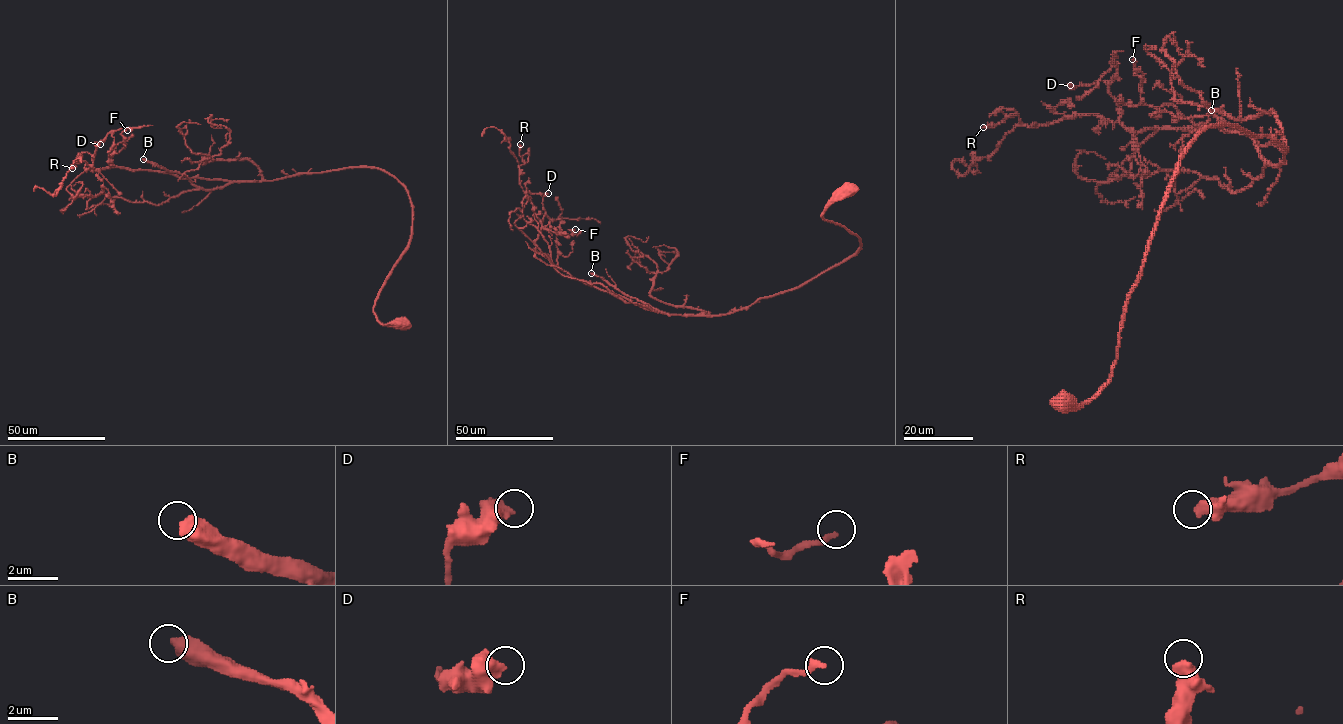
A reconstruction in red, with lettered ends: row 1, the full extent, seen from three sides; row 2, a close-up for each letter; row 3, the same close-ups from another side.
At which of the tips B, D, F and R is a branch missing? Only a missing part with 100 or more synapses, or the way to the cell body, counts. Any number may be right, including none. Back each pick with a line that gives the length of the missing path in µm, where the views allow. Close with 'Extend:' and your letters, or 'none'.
B: Missing length about 100 µm
Extend: B

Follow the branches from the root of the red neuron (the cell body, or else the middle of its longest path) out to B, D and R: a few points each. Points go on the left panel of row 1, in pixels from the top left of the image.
B: (397, 325), (373, 311), (412, 231), (410, 198), (392, 176), (347, 167), (273, 180), (182, 178), (143, 159)
D: (397, 325), (383, 324), (373, 308), (408, 243), (412, 206), (385, 172), (229, 181), (87, 169), (100, 144)
R: (397, 325), (373, 308), (408, 243), (412, 206), (383, 171), (229, 181), (72, 168)

